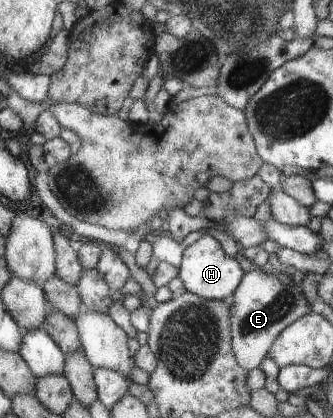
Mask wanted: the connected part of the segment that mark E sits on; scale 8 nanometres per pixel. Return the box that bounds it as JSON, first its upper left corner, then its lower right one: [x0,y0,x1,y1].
[228,268,312,371]

